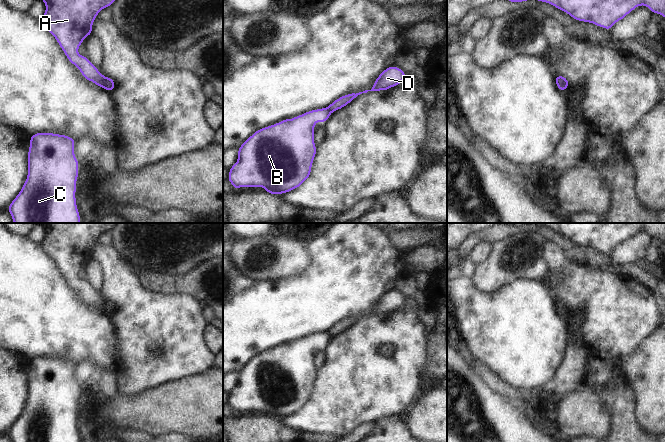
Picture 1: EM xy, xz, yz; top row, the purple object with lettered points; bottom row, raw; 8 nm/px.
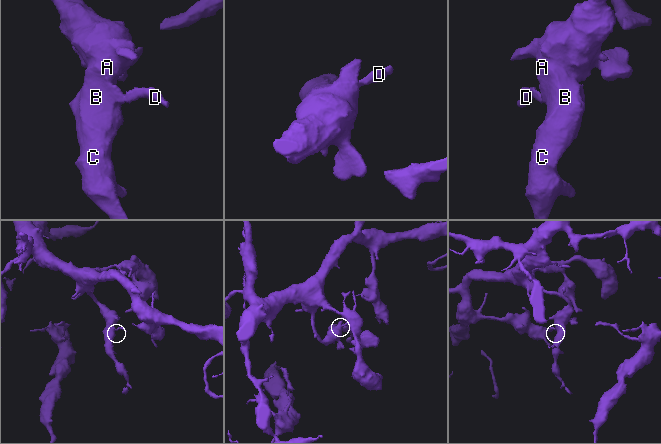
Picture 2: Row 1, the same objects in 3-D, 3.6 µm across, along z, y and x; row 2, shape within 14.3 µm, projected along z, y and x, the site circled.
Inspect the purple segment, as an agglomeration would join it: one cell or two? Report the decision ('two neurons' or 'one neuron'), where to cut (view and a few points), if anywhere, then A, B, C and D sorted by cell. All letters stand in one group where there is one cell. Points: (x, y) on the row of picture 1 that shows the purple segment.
two neurons | xy (104, 77), (103, 86) | A B C / D

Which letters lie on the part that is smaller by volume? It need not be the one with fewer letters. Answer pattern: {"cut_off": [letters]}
{"cut_off": ["D"]}

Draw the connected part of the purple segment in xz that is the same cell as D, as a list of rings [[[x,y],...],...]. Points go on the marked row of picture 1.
[[[396,66],[388,67],[377,77],[371,90],[365,90],[363,92],[359,92],[356,94],[355,93],[346,94],[336,99],[326,109],[329,110],[330,112],[334,112],[345,107],[347,104],[352,102],[358,95],[362,93],[367,93],[368,91],[388,90],[389,88],[397,86],[400,83],[402,83],[405,79],[405,76],[406,73],[402,69]]]

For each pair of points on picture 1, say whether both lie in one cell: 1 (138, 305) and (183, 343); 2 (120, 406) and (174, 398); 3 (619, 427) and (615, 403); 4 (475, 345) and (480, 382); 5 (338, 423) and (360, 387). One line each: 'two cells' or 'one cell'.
1: one cell
2: one cell
3: one cell
4: two cells
5: one cell

